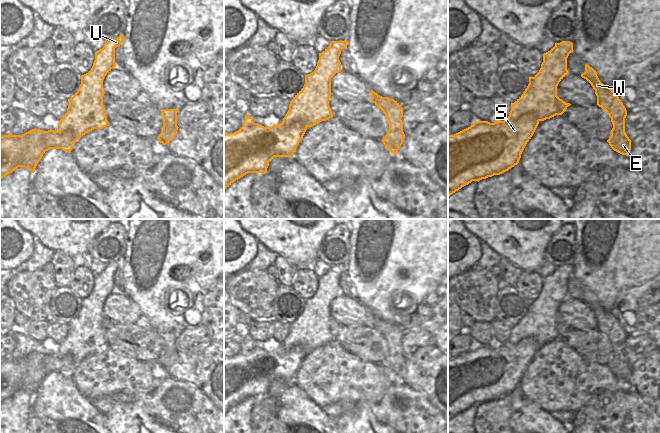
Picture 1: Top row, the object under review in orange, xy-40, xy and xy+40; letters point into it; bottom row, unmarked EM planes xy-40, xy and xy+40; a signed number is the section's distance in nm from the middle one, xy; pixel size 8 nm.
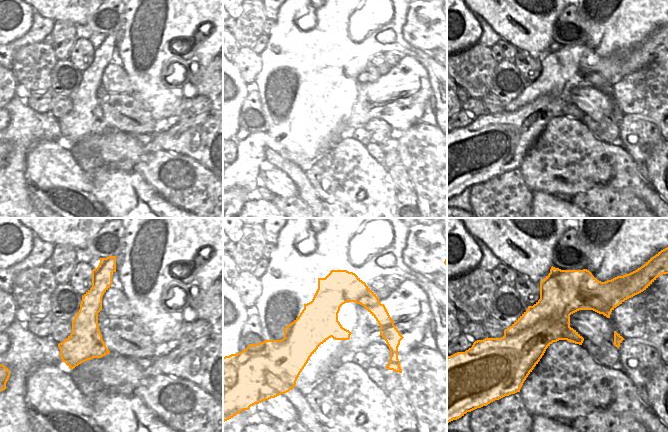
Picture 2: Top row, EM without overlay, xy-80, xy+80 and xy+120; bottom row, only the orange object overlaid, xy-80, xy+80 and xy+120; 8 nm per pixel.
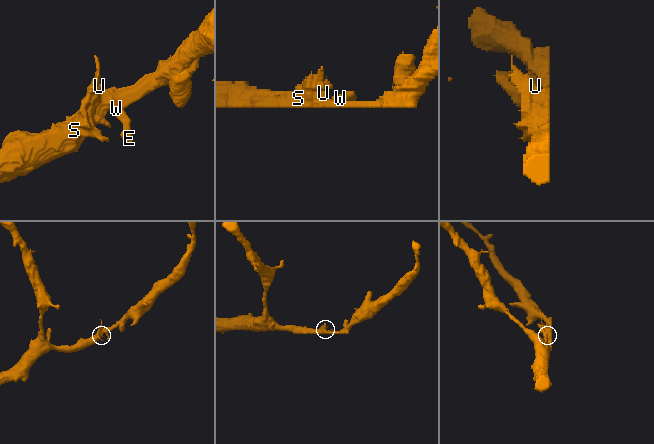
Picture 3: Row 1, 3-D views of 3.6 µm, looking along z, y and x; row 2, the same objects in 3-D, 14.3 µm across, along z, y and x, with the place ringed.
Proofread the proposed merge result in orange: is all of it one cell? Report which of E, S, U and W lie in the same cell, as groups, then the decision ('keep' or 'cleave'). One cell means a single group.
E S U W; keep

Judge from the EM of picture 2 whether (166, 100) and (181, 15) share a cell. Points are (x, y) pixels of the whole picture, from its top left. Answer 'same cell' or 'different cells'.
same cell

